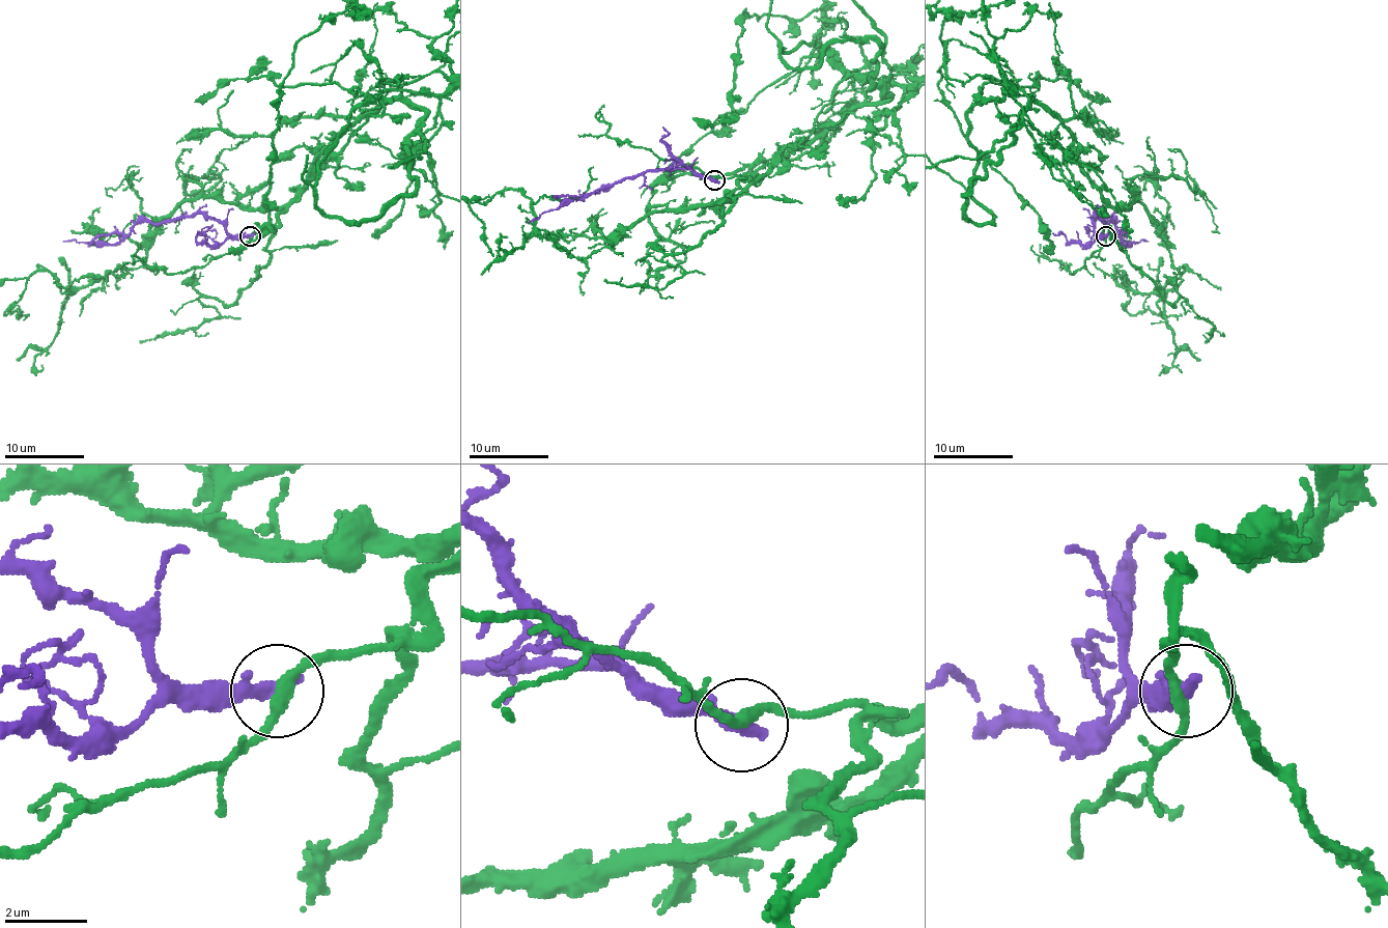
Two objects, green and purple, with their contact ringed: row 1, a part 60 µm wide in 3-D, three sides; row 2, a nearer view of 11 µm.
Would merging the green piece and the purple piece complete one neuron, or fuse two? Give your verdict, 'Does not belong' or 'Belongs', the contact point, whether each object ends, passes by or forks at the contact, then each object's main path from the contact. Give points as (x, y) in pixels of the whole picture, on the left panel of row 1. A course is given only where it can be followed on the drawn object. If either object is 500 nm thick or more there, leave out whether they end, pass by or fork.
Does not belong. Place: (250, 236). At the ring green passes by. At the ring purple ends. Course of purple: (250, 236), (237, 236), (202, 213), (192, 213), (162, 223), (138, 223), (112, 245), (62, 241)

